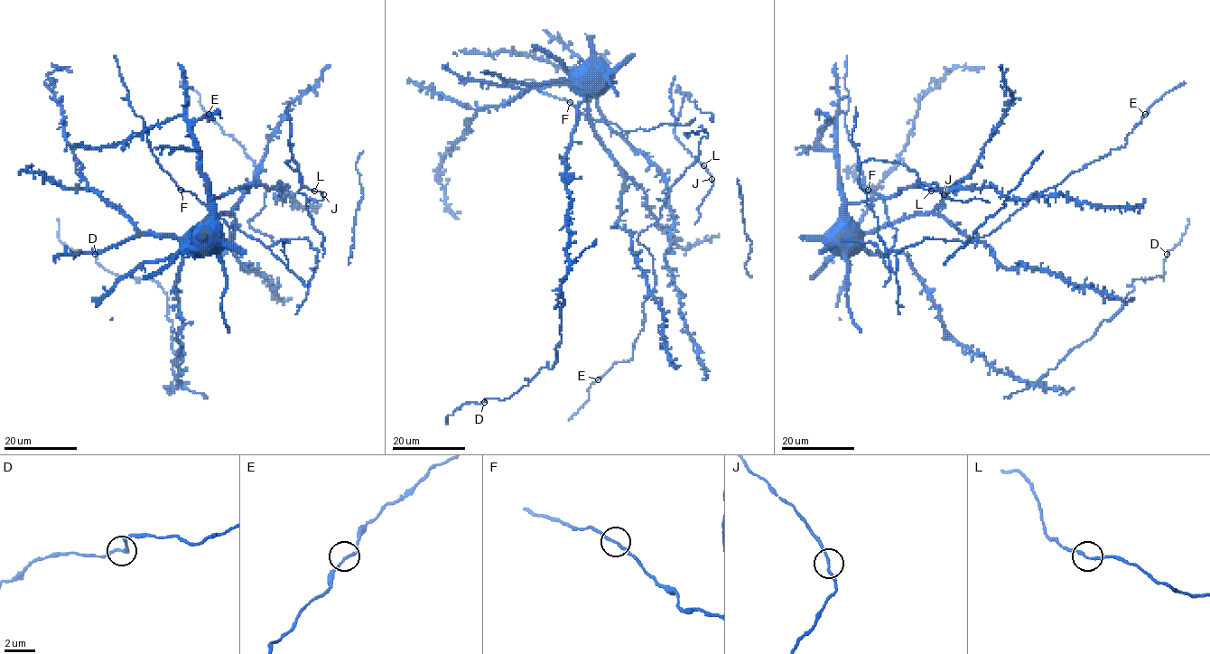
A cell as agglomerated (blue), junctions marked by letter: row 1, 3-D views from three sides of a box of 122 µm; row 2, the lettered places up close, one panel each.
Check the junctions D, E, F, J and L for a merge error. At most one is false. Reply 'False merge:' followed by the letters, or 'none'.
False merge: none

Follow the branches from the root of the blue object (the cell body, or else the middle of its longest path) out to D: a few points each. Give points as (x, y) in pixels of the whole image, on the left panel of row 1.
D: (203, 234), (190, 234), (195, 248), (176, 284), (181, 383), (166, 294), (106, 270), (95, 254)

